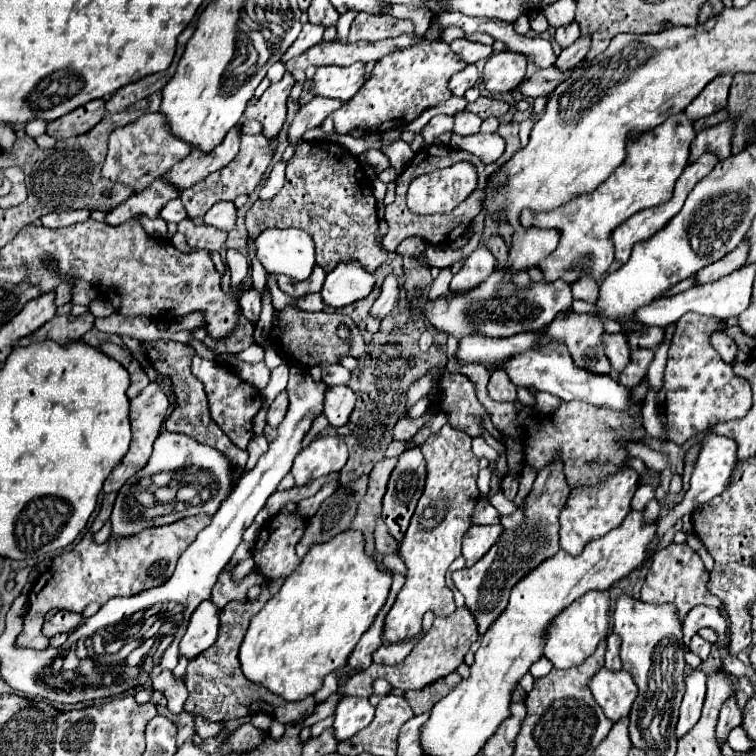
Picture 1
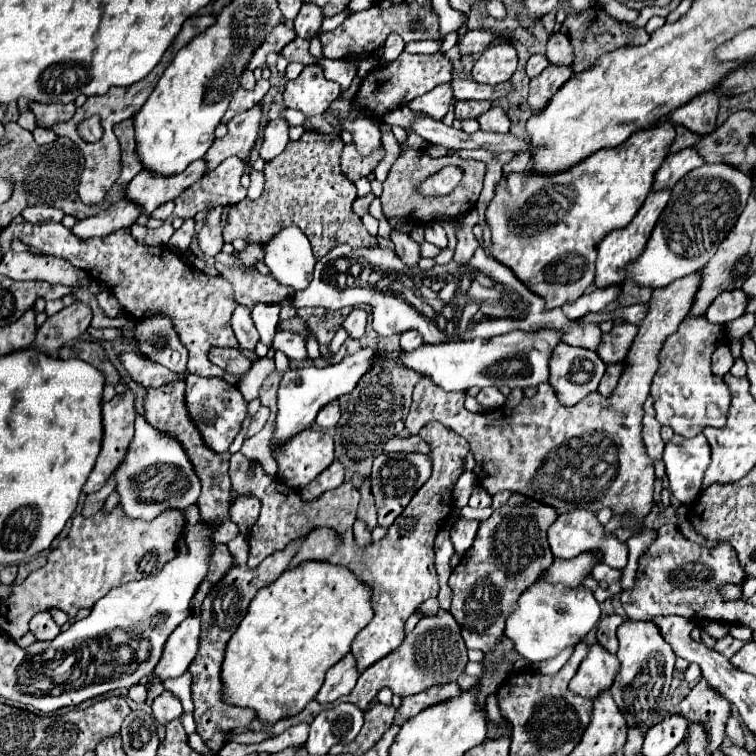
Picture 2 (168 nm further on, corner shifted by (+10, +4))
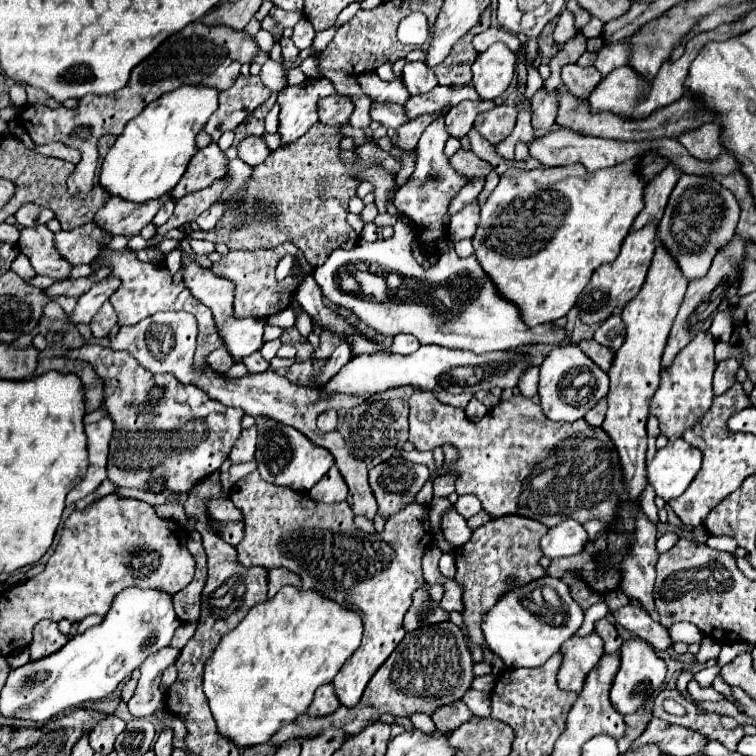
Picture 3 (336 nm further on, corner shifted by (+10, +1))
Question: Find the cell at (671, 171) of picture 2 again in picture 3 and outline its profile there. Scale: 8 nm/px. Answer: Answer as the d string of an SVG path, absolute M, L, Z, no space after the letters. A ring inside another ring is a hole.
M668 164L654 180L650 180L646 184L646 190L644 190L644 202L646 202L646 206L636 216L636 220L632 224L632 230L642 228L650 220L660 220L660 216L664 214L668 196L670 196L672 188L674 188L674 184L678 182L680 176L682 176L682 172L676 172L676 168L672 168L672 164Z

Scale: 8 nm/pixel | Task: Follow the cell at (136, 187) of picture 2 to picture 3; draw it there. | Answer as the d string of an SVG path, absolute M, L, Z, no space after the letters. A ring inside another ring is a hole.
M168 192L168 196L164 196L162 200L148 200L148 204L130 204L128 200L112 196L106 206L96 212L94 220L110 234L134 236L140 234L140 230L152 222L164 200L172 200L172 194Z

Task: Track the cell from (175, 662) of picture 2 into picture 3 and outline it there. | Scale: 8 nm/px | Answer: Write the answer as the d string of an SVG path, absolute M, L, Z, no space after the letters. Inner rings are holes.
M162 648L156 656L150 656L142 666L140 666L140 680L134 692L134 698L130 698L128 708L134 718L146 718L152 716L156 710L164 708L164 694L160 692L160 680L162 672L176 664L180 656L180 648Z

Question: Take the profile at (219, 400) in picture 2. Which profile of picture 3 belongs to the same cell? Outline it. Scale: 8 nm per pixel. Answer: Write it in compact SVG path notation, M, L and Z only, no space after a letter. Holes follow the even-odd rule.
M86 344L66 356L90 362L104 380L104 406L108 408L116 430L108 458L108 478L114 486L144 488L152 474L164 474L170 490L186 494L198 480L222 466L242 432L242 418L246 414L240 412L240 408L224 406L218 400L208 398L208 394L194 384L180 384L172 374L152 374L128 352ZM152 386L162 386L166 396L154 410L146 412L144 396ZM156 418L158 436L154 428Z

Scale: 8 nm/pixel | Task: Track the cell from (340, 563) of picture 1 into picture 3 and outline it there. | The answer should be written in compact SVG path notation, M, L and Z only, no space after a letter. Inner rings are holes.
M284 586L280 592L256 604L248 616L228 632L216 646L212 658L204 666L204 694L208 698L218 732L236 746L256 746L272 738L280 726L294 722L304 714L318 686L332 682L342 664L360 646L364 624L356 610L328 600L322 592L304 592L296 586Z

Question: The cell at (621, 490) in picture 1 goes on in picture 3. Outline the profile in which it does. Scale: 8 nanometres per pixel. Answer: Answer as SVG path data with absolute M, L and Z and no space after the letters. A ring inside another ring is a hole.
M564 520L548 530L548 534L540 540L540 548L548 558L564 558L578 554L586 542L588 534L584 526L576 520Z

